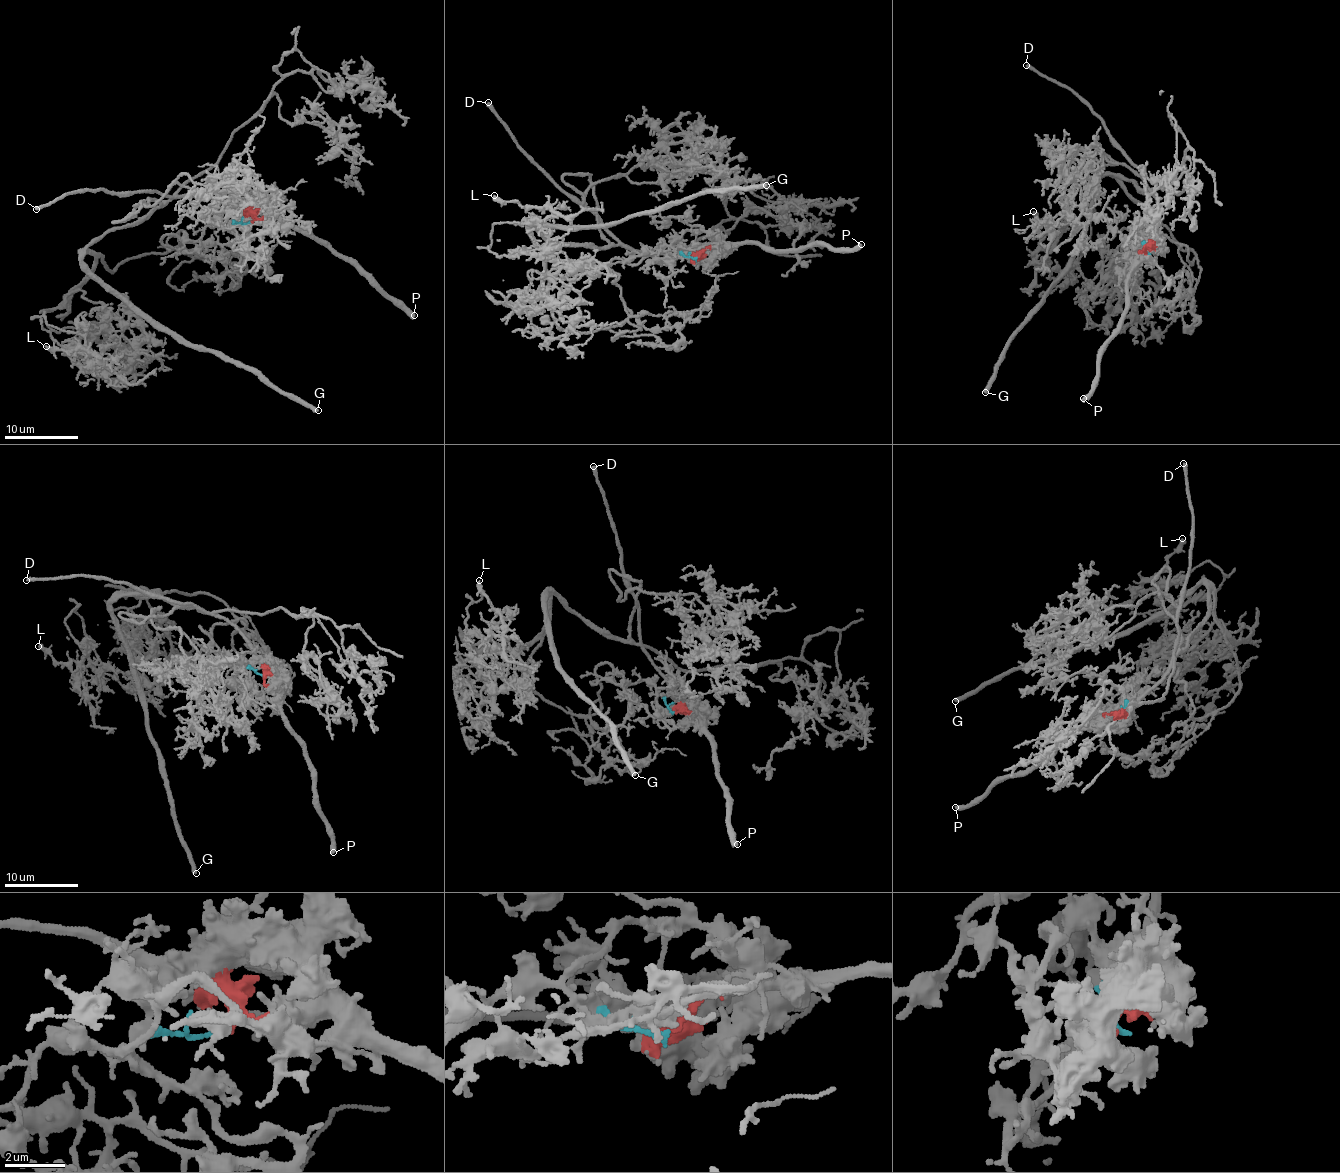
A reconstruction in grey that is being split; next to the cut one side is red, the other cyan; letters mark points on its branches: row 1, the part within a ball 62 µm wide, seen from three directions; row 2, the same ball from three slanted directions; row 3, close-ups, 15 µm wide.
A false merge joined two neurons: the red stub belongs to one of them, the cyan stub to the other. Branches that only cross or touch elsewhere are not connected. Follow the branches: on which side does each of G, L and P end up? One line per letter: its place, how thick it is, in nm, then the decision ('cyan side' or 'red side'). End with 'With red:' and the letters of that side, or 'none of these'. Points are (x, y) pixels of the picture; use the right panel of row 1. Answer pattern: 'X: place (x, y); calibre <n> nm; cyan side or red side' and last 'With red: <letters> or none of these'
G: place (985, 392); calibre 400 nm; cyan side
L: place (1033, 211); calibre 400 nm; cyan side
P: place (1083, 398); calibre 480 nm; red side
With red: P

